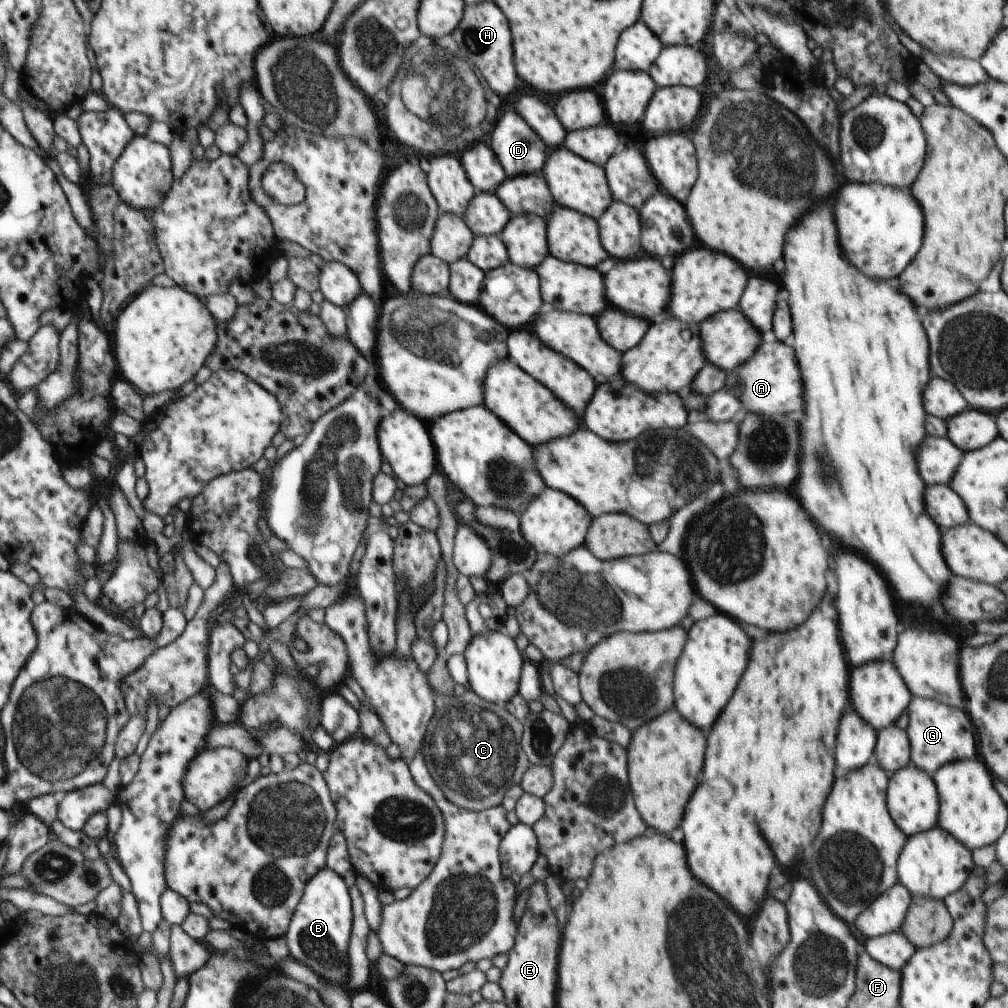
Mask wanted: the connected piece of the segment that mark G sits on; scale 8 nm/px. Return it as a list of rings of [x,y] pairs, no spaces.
[[[912,697],[908,705],[908,716],[909,724],[906,730],[910,740],[911,762],[928,776],[933,777],[934,773],[948,762],[978,757],[975,726],[966,710],[934,699]]]

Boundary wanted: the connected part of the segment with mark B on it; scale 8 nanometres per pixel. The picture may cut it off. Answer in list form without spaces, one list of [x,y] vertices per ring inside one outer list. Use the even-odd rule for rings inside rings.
[[[328,866],[319,869],[306,882],[288,933],[284,936],[290,949],[290,957],[309,969],[312,968],[317,975],[336,982],[336,986],[343,984],[349,971],[347,947],[352,931],[352,920],[351,899],[345,881]]]

